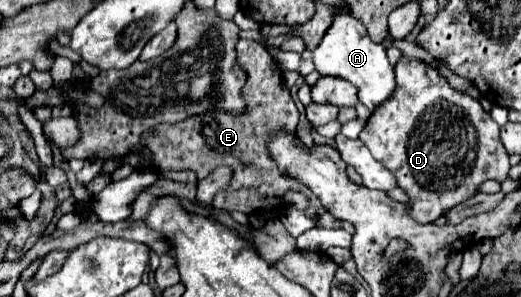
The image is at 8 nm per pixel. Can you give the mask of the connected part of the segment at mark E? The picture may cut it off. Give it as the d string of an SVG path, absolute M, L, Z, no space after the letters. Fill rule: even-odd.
M240 39L236 43L236 55L240 69L246 73L246 85L242 87L244 97L244 113L228 113L228 111L212 111L200 117L188 117L180 123L172 125L156 125L144 133L148 139L148 149L152 153L152 163L160 171L180 171L180 169L194 169L198 179L204 179L212 173L212 169L220 165L242 165L236 171L236 183L230 181L228 189L220 189L216 193L212 205L224 211L242 211L252 213L256 209L282 209L282 195L290 189L304 193L308 199L318 199L306 185L300 185L294 177L280 173L278 165L272 163L268 153L268 141L274 133L284 129L286 133L296 135L298 125L298 109L290 97L288 87L284 85L282 71L268 53L268 49L256 41Z

